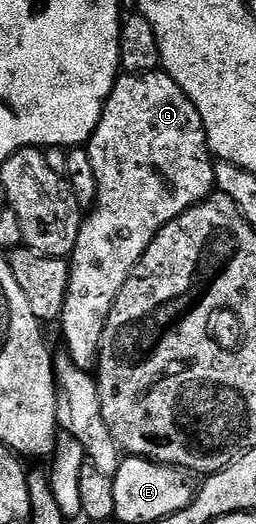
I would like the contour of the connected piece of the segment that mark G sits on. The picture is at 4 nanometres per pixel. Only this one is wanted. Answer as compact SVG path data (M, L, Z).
M164 70L148 71L142 75L122 74L101 114L99 125L87 144L91 168L97 182L95 206L84 216L79 237L68 260L69 284L61 310L59 326L65 338L64 350L79 369L92 372L97 365L107 317L135 265L151 245L151 241L168 223L175 221L187 209L214 194L214 156L209 154L203 117L191 105L187 93L175 85Z

